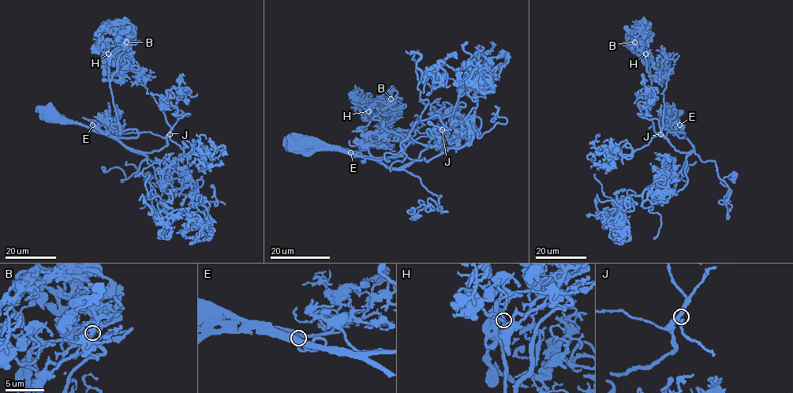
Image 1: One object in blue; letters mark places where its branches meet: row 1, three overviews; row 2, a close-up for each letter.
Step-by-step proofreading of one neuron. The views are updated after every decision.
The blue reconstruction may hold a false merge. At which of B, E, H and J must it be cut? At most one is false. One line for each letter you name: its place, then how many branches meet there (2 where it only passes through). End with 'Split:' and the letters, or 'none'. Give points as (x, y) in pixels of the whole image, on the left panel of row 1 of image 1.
Split: none

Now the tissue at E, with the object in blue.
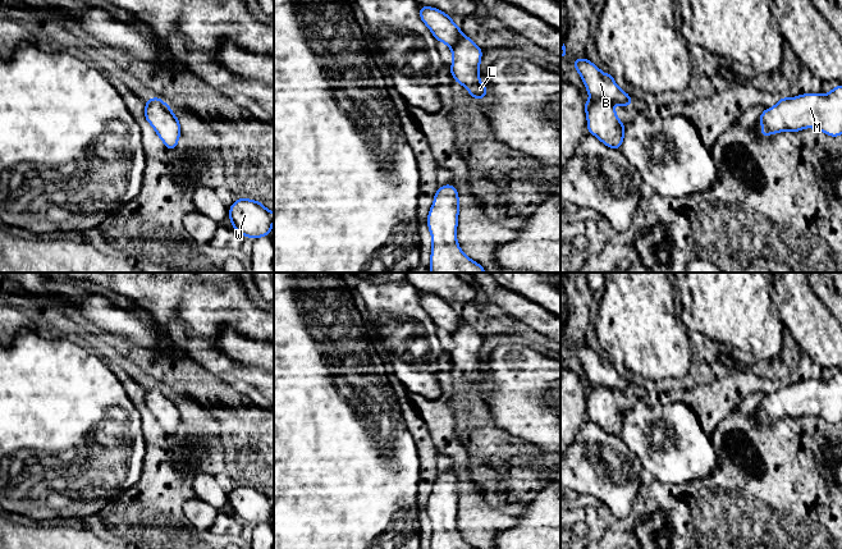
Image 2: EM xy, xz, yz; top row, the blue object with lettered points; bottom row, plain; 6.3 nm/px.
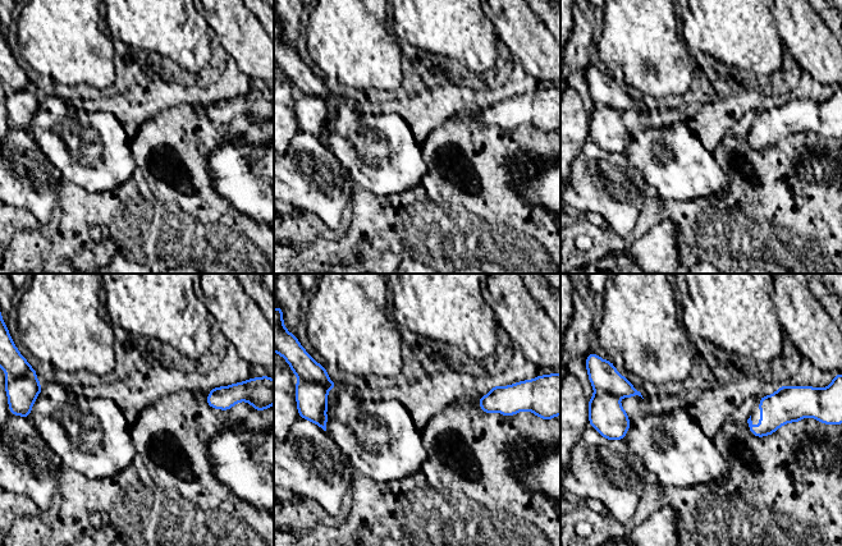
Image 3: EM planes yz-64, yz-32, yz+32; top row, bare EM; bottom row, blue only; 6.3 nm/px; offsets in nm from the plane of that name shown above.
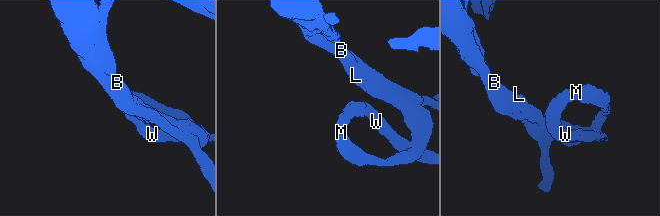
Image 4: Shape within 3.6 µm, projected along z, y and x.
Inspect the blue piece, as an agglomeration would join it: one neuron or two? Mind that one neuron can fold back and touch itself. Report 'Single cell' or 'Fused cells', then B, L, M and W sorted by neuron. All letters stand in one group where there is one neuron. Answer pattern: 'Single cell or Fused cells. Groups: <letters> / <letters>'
Single cell. Groups: B L M W

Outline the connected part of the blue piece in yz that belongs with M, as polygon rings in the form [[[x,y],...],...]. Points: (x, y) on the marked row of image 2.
[[[842,84],[829,93],[805,93],[792,99],[778,100],[773,107],[759,116],[760,137],[778,132],[800,132],[815,128],[830,137],[842,134]]]

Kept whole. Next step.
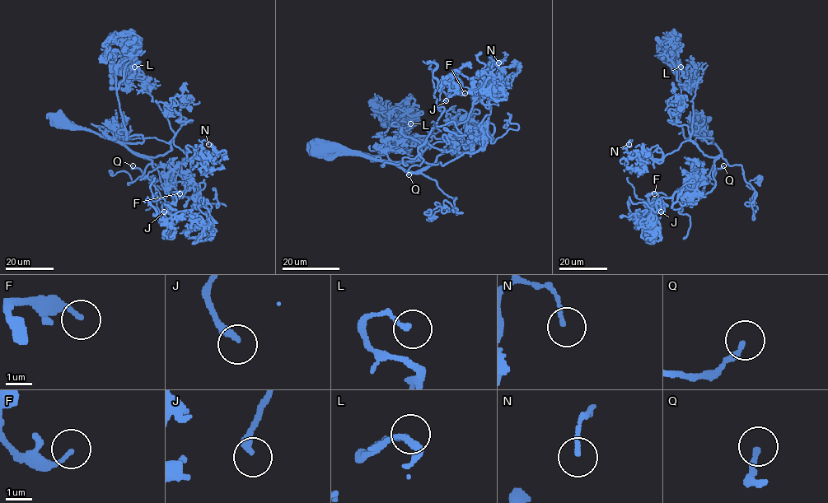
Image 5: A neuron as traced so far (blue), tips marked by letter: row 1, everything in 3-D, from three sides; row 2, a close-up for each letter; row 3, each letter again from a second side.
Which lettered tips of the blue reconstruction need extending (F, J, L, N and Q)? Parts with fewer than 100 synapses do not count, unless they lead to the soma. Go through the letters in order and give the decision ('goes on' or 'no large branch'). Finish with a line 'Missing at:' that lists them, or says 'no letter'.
F: no large branch
J: no large branch
L: no large branch
N: no large branch
Q: goes on
Missing at: Q

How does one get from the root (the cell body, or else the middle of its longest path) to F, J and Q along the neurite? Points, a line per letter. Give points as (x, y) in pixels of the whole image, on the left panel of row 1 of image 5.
F: (59, 121), (145, 156), (169, 190), (199, 192), (209, 227), (186, 210), (168, 211), (180, 193)
J: (59, 121), (150, 158), (140, 179), (157, 189), (162, 197), (156, 193), (154, 199), (165, 201), (164, 211)
Q: (59, 121), (119, 141), (152, 160), (145, 169), (144, 179), (142, 171), (132, 168), (133, 165)

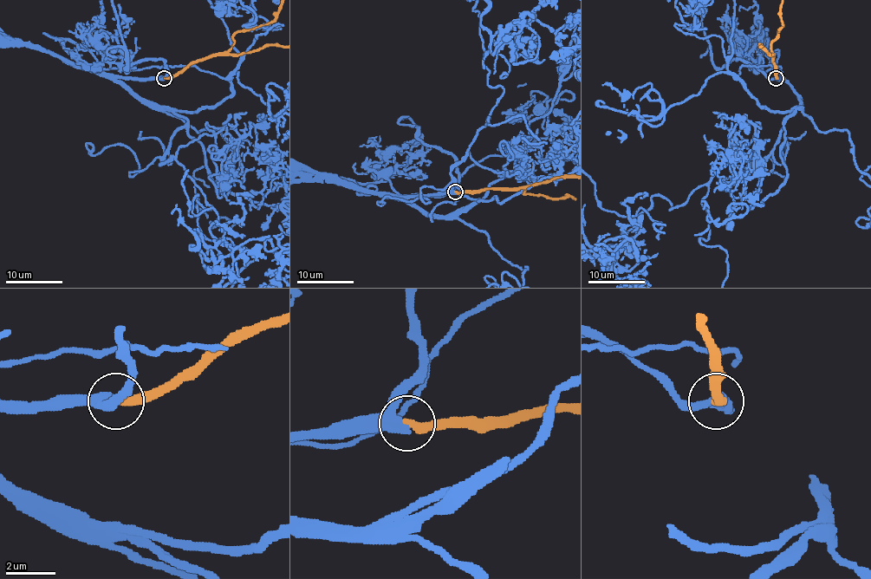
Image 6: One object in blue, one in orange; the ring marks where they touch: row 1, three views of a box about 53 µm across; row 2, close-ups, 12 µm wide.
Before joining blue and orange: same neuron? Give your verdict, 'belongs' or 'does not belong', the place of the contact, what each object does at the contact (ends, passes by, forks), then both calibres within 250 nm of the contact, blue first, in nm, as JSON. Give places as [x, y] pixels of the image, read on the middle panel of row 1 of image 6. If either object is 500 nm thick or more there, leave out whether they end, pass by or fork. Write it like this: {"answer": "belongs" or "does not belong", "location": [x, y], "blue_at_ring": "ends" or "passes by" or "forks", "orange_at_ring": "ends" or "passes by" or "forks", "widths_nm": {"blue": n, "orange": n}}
{"answer": "belongs", "location": [455, 191], "blue_at_ring": "passes by", "orange_at_ring": "ends", "widths_nm": {"blue": 280, "orange": 340}}

